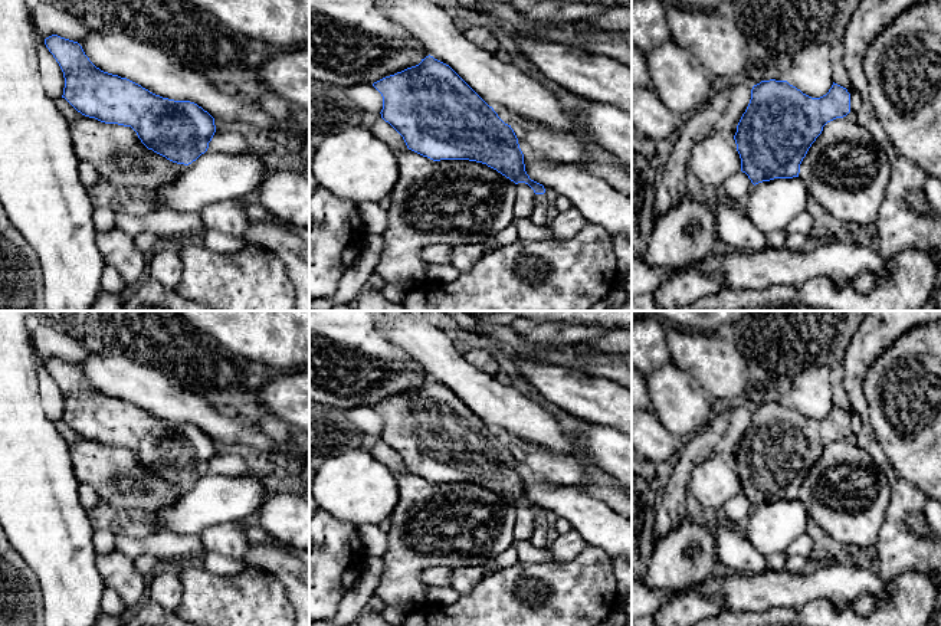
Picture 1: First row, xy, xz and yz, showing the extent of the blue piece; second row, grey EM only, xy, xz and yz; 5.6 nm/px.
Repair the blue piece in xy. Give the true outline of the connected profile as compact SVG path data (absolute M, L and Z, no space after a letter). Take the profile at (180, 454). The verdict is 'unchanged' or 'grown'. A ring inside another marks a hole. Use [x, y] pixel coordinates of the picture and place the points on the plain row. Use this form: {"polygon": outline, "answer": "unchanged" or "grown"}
{"polygon": "M52 357L45 367L63 394L62 420L82 437L131 449L148 472L177 486L188 488L207 473L214 440L197 426L163 420L101 393L78 364Z", "answer": "unchanged"}

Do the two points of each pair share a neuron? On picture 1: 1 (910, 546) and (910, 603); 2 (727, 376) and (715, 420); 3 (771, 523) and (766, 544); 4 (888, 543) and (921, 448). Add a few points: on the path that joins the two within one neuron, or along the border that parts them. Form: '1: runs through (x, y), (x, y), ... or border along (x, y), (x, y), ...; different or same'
1: border along (925, 572), (901, 572), (888, 580); different
2: border along (734, 403), (718, 406); different
3: runs through (770, 528), (767, 538); same
4: border along (887, 456), (891, 466), (925, 497); different

